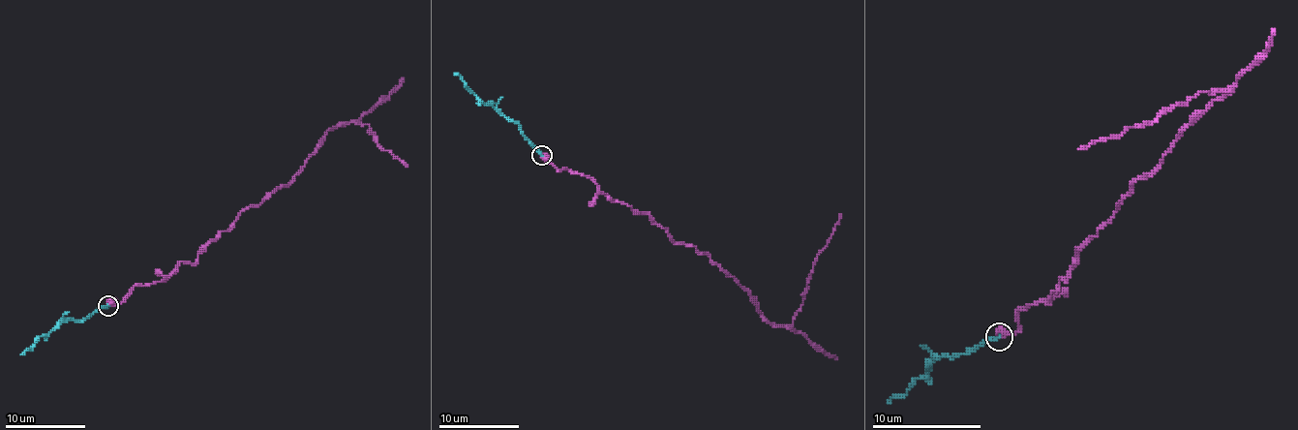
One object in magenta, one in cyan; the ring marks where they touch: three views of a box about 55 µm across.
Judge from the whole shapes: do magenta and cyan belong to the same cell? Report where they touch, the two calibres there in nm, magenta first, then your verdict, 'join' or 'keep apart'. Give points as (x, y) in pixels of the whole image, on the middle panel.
place (541, 155); calibres 600 and 240 nm; join

